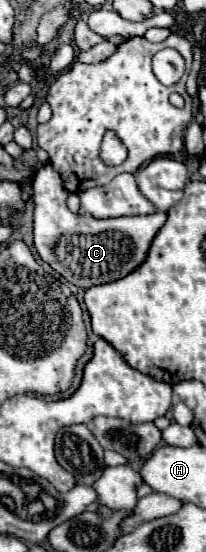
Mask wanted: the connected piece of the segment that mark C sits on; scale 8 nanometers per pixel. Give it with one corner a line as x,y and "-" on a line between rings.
49,164
33,176
33,202
35,202
35,250
55,272
67,282
89,288
105,282
119,280
133,272
147,256
149,244
157,230
165,224
165,214
155,212
147,216
107,218
97,220
89,214
73,214
65,200
69,192
63,188
61,178

